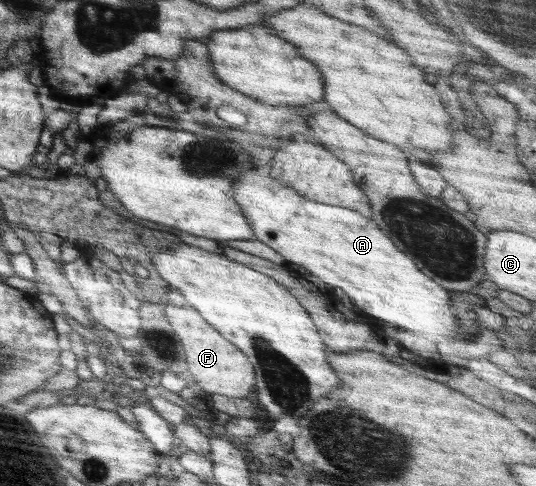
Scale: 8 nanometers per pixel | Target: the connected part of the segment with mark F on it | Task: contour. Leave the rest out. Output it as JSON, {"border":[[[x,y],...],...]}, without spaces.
{"border":[[[167,303],[163,308],[163,311],[165,312],[165,316],[167,317],[171,328],[174,329],[174,331],[176,331],[175,334],[180,337],[179,341],[182,341],[181,349],[185,352],[185,363],[183,367],[194,375],[197,384],[200,385],[205,392],[211,395],[218,393],[218,395],[226,395],[230,398],[245,398],[255,386],[254,369],[252,369],[252,365],[248,363],[246,355],[244,355],[242,351],[238,351],[232,343],[228,343],[214,327],[210,327],[210,325],[200,317],[200,313],[198,313],[196,309],[188,307],[188,305],[176,307],[174,304],[170,305],[170,303]]]}

